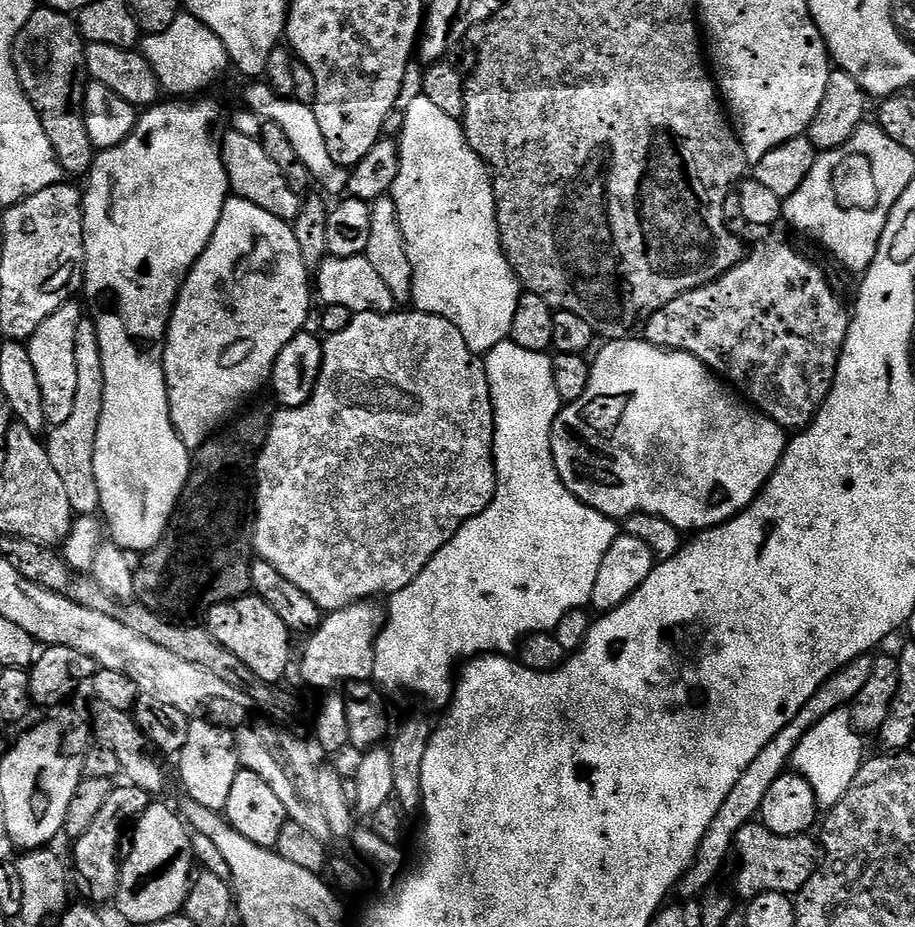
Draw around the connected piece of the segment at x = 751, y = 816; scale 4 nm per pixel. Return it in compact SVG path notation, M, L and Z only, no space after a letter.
M866 655L854 658L854 662L850 662L845 668L839 668L829 680L822 682L814 698L810 698L810 702L806 702L806 706L798 710L794 719L786 726L782 726L782 730L778 730L778 734L770 742L766 742L766 746L762 746L762 754L758 754L758 758L754 758L754 762L746 766L742 778L734 782L734 790L730 790L718 814L714 814L706 832L706 838L700 843L695 864L680 877L678 893L680 892L682 899L692 900L695 896L703 897L711 889L708 887L719 878L720 871L723 870L724 863L728 860L728 855L733 855L736 836L759 817L762 798L766 798L766 793L770 790L770 786L774 786L776 779L789 771L792 756L798 750L802 738L806 738L806 734L814 730L814 726L818 726L818 722L822 722L826 714L847 709L852 701L858 698L858 694L862 694L862 686L870 682L870 674L874 674L875 665L876 660L871 655Z

